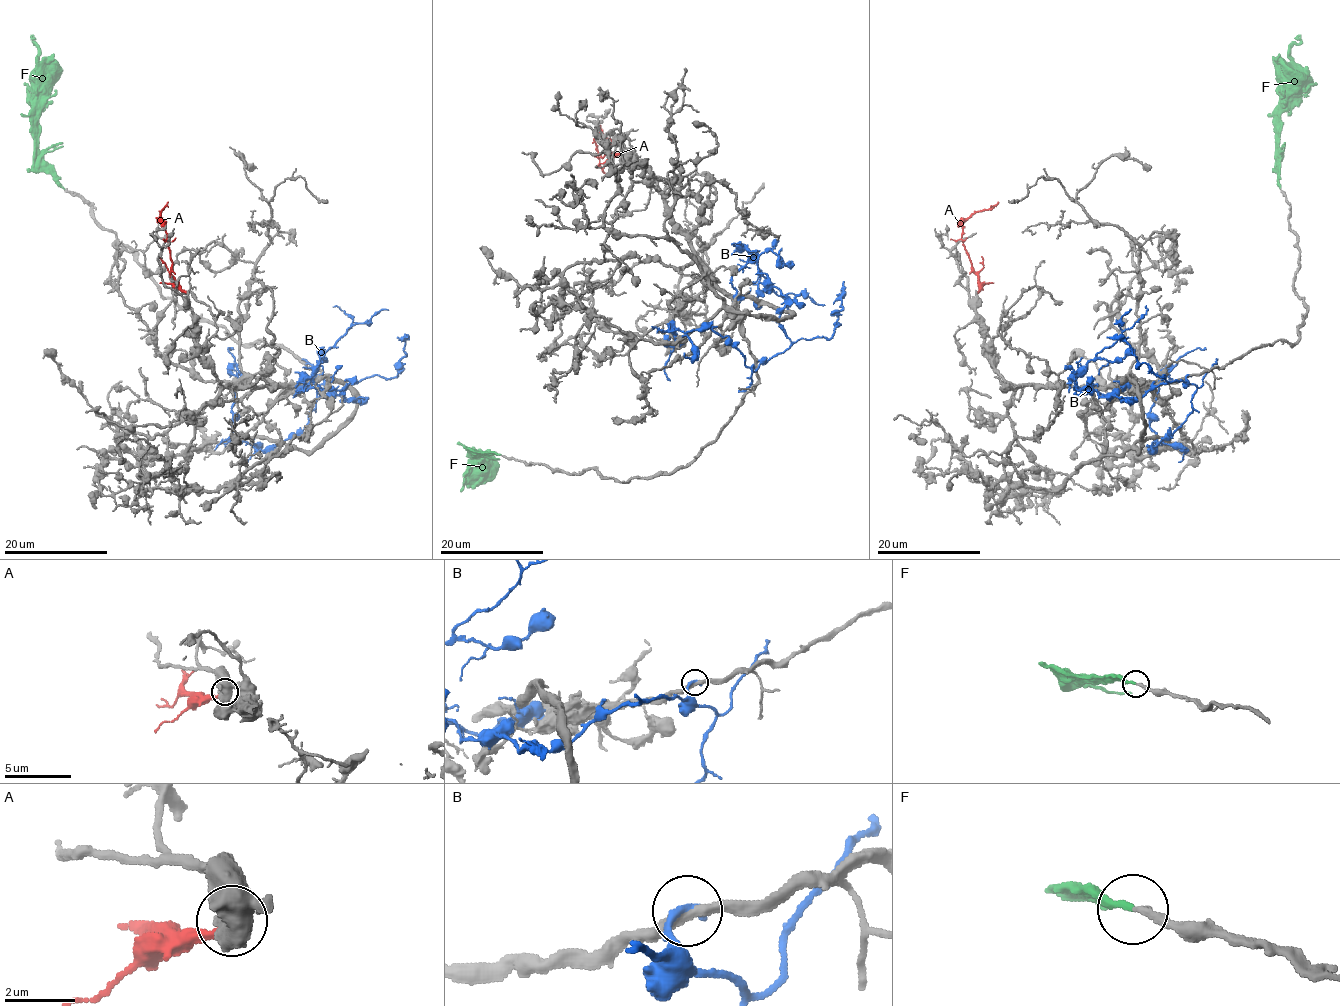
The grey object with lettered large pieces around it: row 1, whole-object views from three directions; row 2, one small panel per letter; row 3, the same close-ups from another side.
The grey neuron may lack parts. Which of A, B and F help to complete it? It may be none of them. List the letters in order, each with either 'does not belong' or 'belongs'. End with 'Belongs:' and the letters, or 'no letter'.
A: does not belong
B: does not belong
F: belongs
Belongs: F

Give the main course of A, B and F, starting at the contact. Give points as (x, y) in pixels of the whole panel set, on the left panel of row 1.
A: (186, 292), (171, 273), (168, 243), (159, 217), (168, 202)
B: (319, 375), (354, 382), (346, 387), (343, 398), (348, 400), (324, 396), (314, 373), (348, 328), (388, 310)
F: (64, 189), (38, 148), (38, 46), (32, 34)

